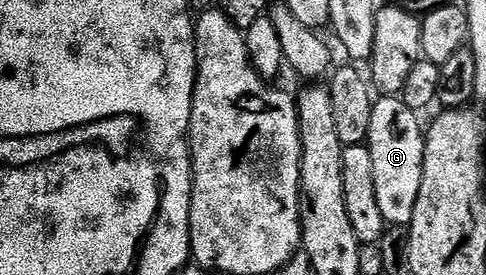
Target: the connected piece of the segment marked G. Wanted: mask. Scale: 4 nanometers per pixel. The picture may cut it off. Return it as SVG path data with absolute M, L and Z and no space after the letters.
M380 97L373 102L366 145L374 160L374 194L378 197L378 209L382 209L385 224L407 228L412 222L414 205L418 205L418 189L422 189L425 134L421 116L407 108L400 97Z

